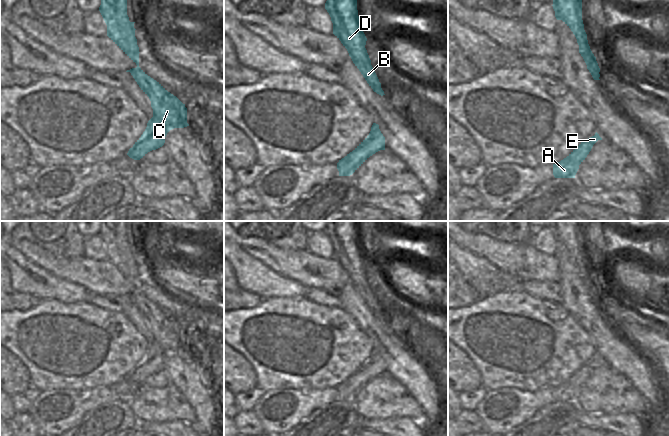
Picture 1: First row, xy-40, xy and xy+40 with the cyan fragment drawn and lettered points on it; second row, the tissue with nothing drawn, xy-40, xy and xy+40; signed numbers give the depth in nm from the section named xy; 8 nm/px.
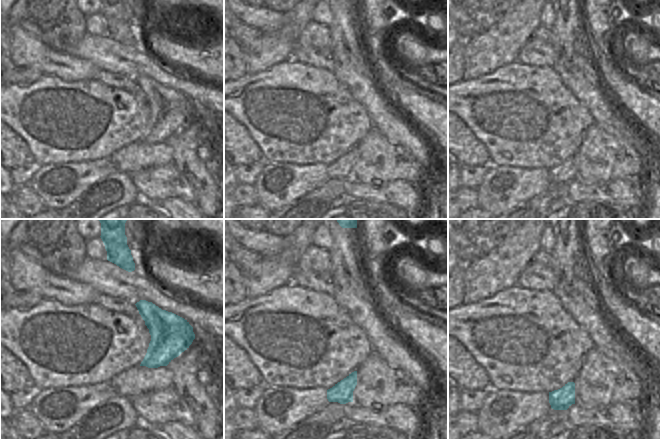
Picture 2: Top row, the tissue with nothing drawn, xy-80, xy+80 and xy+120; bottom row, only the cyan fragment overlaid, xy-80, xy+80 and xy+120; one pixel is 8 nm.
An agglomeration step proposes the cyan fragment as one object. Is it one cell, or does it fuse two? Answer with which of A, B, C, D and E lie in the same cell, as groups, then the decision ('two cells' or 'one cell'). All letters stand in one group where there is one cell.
A B C D E | one cell

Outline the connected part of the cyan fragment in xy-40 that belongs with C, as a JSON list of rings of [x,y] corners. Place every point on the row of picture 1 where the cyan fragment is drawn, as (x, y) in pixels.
[[[101,0],[99,11],[107,25],[107,36],[137,65],[126,72],[131,73],[151,101],[153,117],[127,153],[130,158],[140,160],[148,152],[162,147],[170,130],[189,126],[187,108],[139,67],[140,52],[135,37],[135,22],[129,21],[127,0]]]

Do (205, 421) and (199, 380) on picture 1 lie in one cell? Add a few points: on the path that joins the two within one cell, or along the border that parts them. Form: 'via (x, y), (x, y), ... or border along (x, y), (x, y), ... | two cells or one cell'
via (205, 411), (205, 405), (199, 390) | one cell

